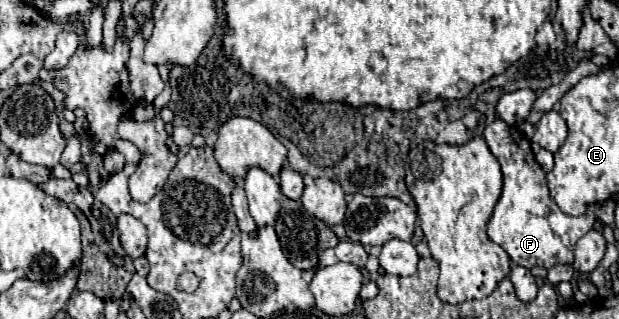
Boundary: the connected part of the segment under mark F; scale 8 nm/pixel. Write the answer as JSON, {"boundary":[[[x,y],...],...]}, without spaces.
{"boundary":[[[496,119],[494,123],[486,125],[484,139],[492,155],[498,159],[504,175],[502,195],[494,207],[492,219],[488,221],[488,237],[496,245],[500,245],[516,265],[522,265],[526,269],[550,269],[554,265],[572,263],[576,241],[594,227],[594,207],[588,207],[588,211],[580,217],[566,215],[558,209],[558,205],[552,201],[548,193],[546,173],[534,159],[530,141],[516,127],[510,127],[504,121]]]}

